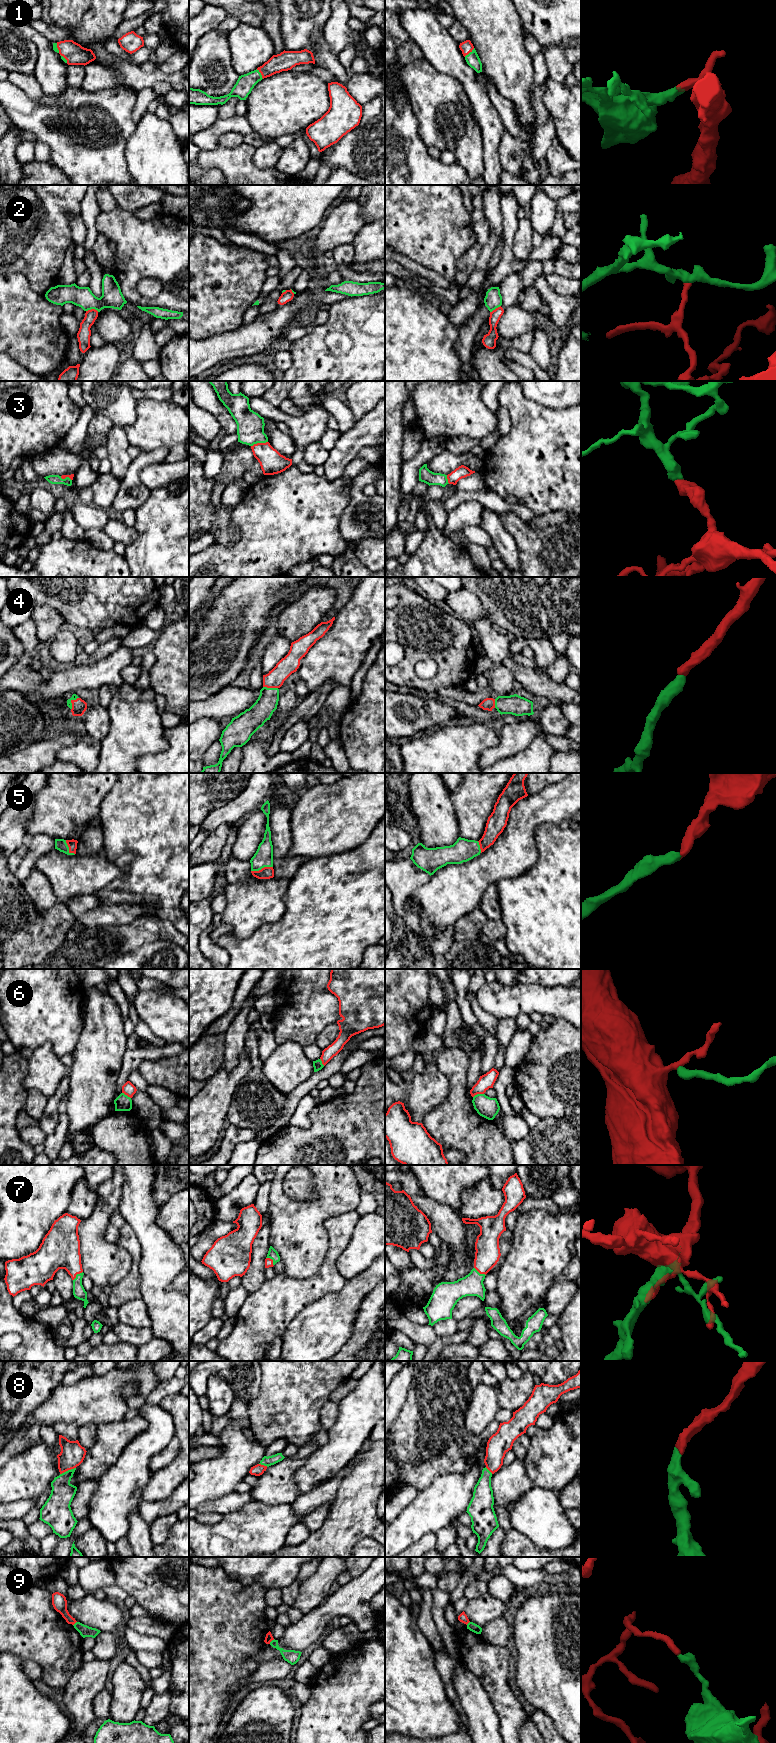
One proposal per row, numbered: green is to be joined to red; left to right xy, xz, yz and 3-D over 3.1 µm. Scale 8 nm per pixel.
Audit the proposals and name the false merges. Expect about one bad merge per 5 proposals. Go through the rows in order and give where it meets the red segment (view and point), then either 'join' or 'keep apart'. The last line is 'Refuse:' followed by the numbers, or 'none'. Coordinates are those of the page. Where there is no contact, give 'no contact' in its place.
1: meets red in xz at (261, 74); join
2: meets red in xy at (92, 309); keep apart
3: meets red in xz at (259, 443); join
4: meets red in xy at (71, 702); join
5: meets red in xz at (262, 868); join
6: meets red in yz at (478, 1093); keep apart
7: meets red in xy at (76, 1274); join
8: meets red in xy at (67, 1470); join
9: meets red in xz at (271, 1640); keep apart
Refuse: 2, 6, 9

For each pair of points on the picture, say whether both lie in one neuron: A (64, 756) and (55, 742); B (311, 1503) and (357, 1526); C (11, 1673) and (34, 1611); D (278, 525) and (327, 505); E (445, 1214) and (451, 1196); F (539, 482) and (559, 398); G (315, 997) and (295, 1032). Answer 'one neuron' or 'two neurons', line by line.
A: two neurons
B: two neurons
C: two neurons
D: one neuron
E: two neurons
F: two neurons
G: one neuron

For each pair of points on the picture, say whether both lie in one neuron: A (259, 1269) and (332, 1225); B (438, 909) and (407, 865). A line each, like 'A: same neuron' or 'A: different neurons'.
A: different neurons
B: different neurons

